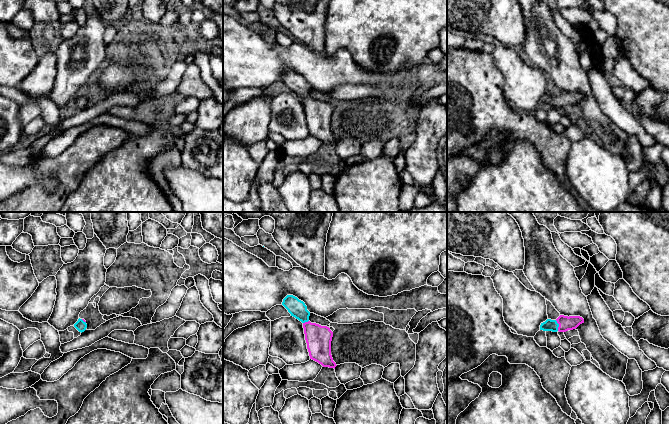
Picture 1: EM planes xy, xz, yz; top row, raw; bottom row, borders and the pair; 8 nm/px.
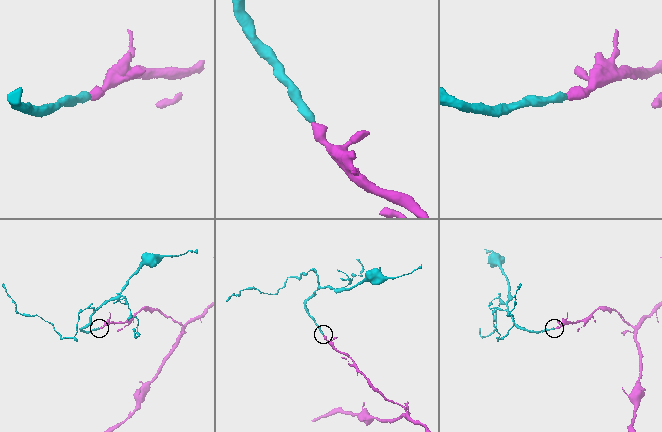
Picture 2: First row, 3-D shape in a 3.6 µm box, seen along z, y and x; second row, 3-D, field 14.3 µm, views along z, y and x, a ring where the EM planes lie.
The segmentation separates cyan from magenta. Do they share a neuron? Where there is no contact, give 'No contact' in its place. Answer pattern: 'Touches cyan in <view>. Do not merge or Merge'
Touches cyan in yz. Merge

